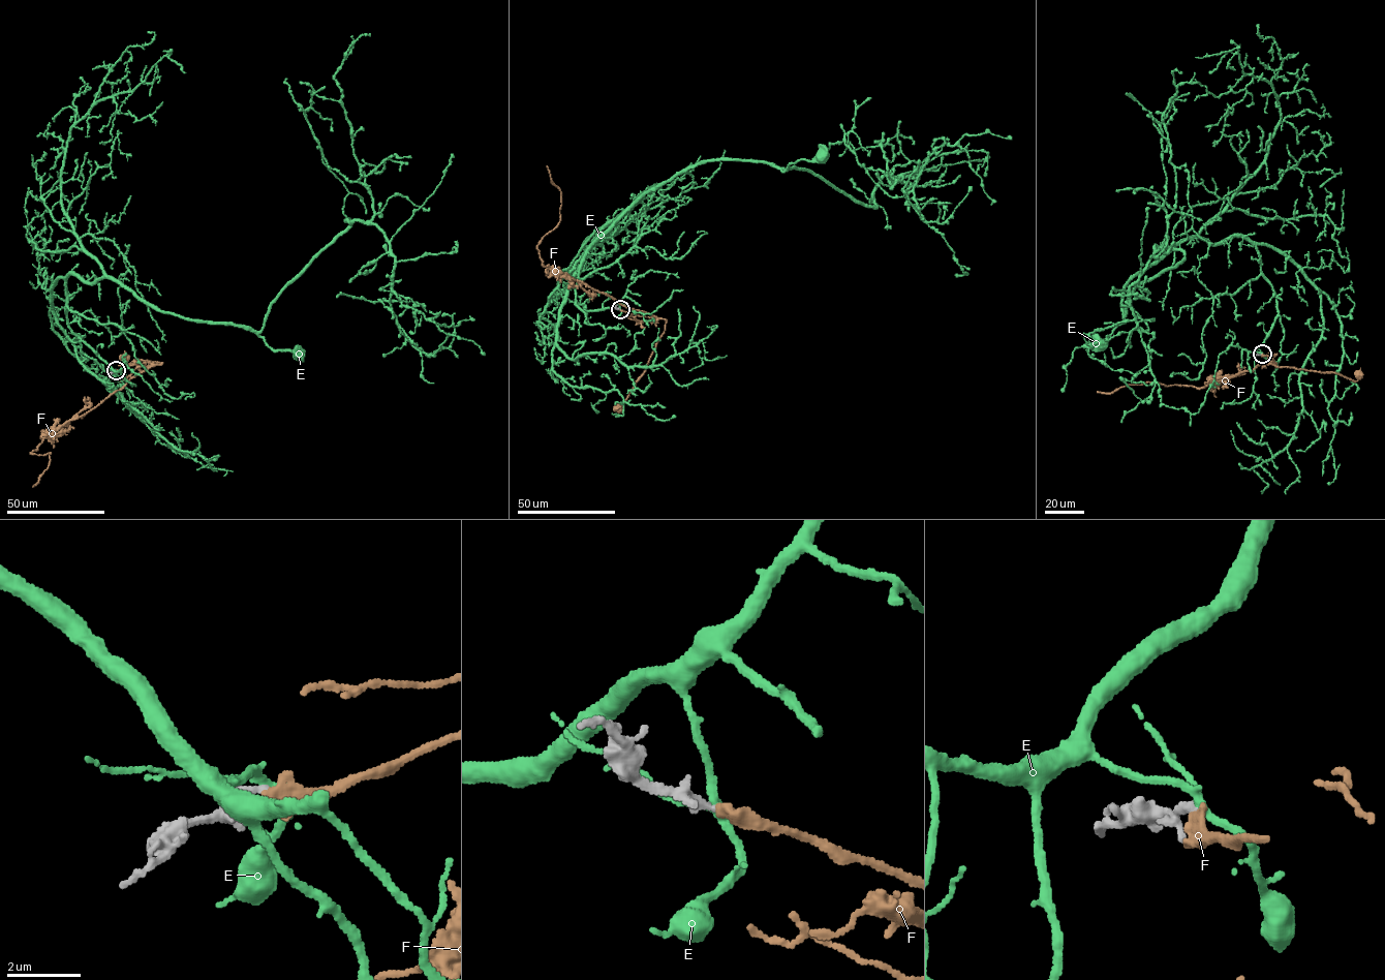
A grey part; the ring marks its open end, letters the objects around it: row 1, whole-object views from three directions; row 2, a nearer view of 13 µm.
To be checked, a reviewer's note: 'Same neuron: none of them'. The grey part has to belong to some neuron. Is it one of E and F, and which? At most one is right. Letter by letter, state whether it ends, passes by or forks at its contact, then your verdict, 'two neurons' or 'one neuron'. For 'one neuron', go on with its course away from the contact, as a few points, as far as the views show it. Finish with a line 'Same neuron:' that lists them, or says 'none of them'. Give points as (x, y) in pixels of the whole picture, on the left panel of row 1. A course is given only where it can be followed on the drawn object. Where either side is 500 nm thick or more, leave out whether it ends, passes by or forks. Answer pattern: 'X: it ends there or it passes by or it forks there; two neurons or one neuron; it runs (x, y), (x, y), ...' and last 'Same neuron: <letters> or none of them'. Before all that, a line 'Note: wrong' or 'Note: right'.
Note: right
E: it forks there; two neurons
F: it ends there; two neurons
Same neuron: none of them

